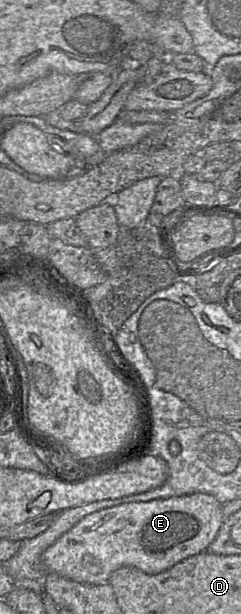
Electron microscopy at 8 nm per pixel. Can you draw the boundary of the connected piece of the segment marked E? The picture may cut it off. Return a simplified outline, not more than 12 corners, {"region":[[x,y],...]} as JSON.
{"region":[[206,493],[85,516],[44,551],[89,585],[159,574],[206,551],[223,505]]}

